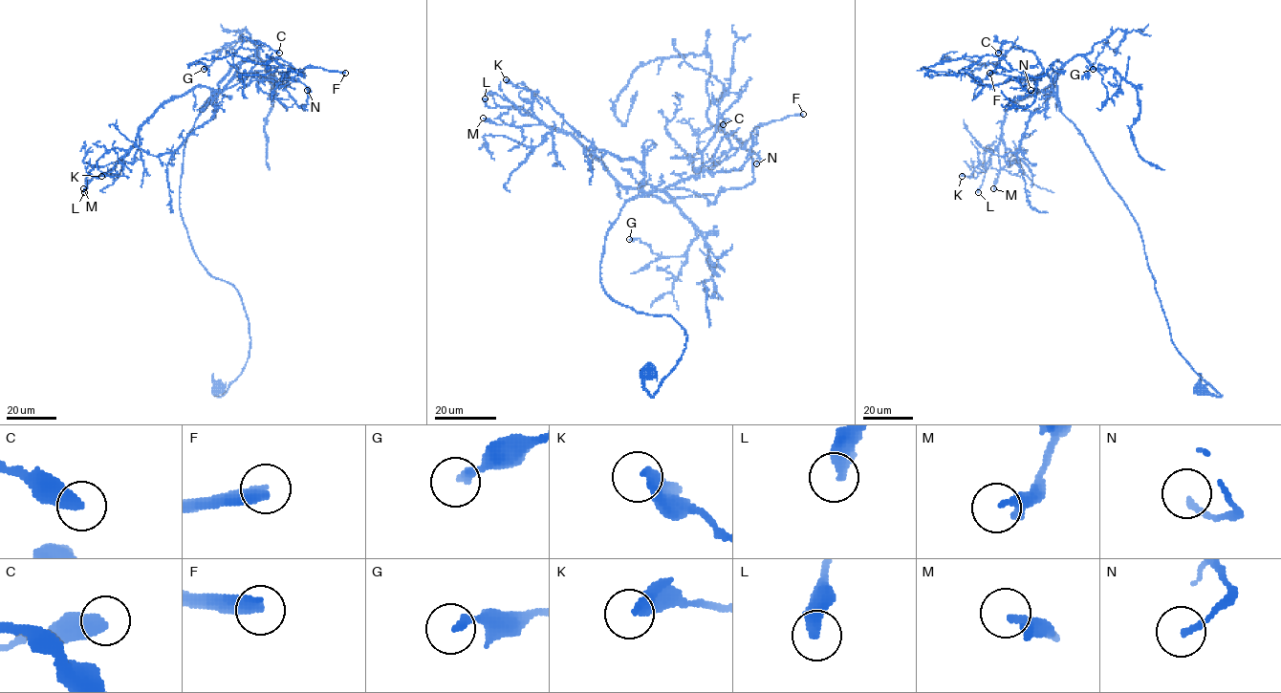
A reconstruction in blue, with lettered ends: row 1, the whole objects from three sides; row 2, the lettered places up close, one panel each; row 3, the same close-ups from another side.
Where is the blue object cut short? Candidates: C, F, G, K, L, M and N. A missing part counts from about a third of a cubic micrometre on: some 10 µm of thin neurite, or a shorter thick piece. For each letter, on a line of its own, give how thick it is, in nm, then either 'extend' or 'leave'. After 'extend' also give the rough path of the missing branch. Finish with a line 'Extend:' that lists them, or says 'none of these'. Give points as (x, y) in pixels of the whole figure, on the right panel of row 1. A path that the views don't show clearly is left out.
C: 440 nm thick; leave
F: 400 nm thick; leave
G: 220 nm thick; leave
K: 400 nm thick; leave
L: 380 nm thick; leave
M: 280 nm thick; leave
N: 170 nm thick; leave
Extend: none of these

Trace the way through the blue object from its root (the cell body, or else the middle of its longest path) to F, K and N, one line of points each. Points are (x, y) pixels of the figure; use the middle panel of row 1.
F: (647, 373), (653, 396), (687, 335), (605, 292), (620, 209), (747, 186), (742, 143), (803, 114)
K: (647, 373), (653, 396), (685, 331), (600, 282), (606, 233), (644, 193), (506, 79)
N: (647, 373), (653, 396), (687, 335), (605, 292), (607, 231), (629, 199), (732, 149), (756, 163)

